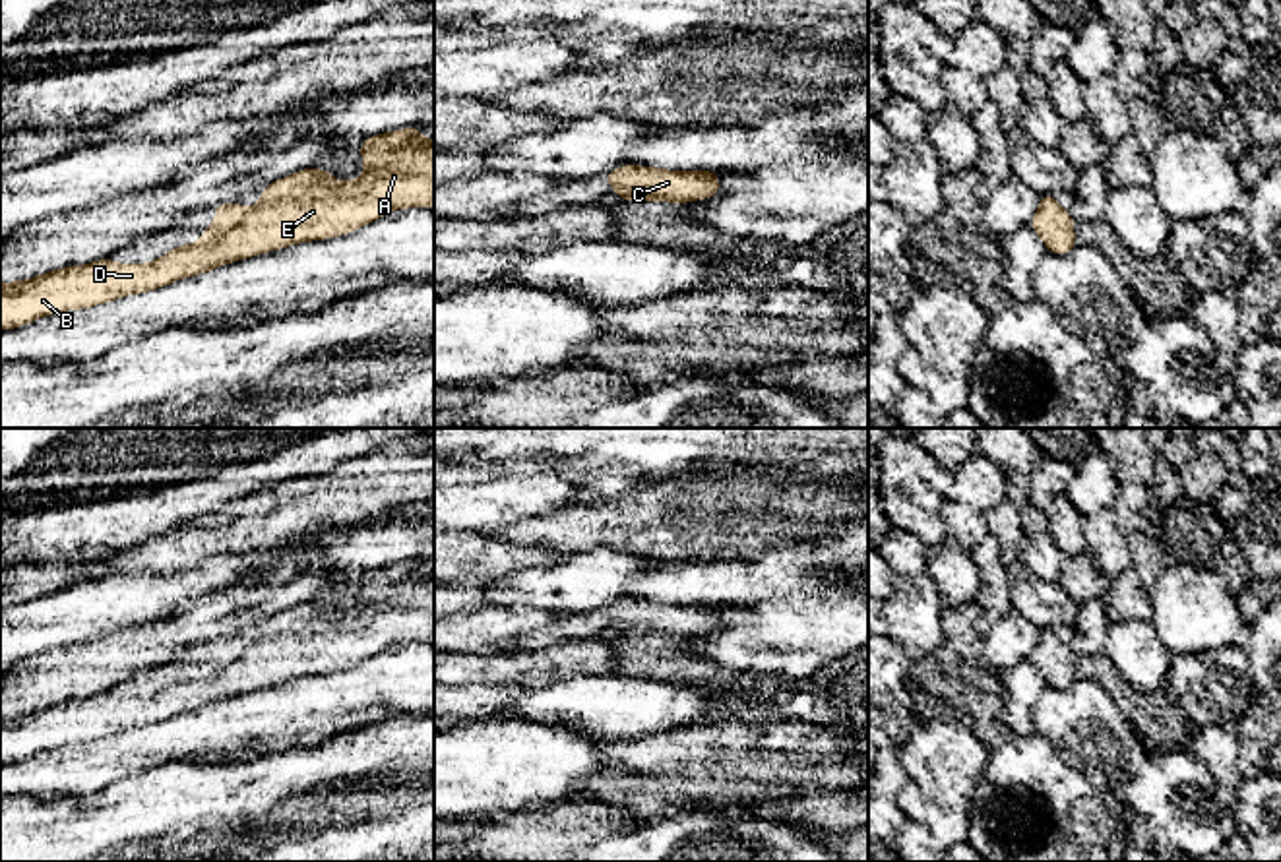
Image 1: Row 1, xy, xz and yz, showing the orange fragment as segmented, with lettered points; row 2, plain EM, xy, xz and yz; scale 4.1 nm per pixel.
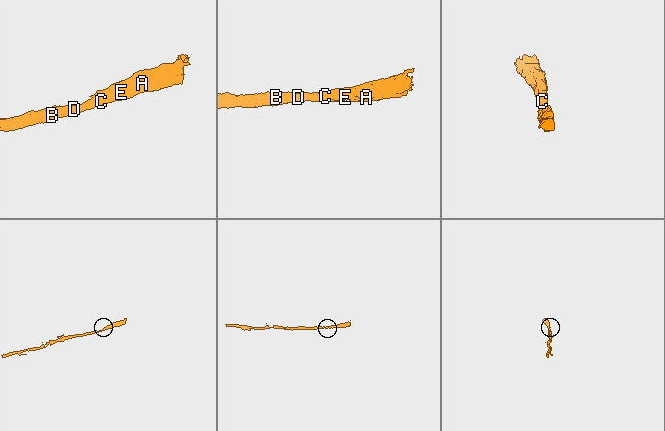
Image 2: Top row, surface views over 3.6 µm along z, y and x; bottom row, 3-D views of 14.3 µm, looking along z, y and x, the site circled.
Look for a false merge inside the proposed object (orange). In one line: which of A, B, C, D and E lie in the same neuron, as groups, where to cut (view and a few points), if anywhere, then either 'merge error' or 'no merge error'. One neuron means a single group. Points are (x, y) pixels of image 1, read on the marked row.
groups A B C D E; cut none; no merge error

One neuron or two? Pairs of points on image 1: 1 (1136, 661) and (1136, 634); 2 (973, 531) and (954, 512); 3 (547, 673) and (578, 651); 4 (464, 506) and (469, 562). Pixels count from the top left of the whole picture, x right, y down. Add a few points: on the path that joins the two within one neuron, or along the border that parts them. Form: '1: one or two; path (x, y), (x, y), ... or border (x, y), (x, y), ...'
1: one; path (1136, 655), (1136, 640)
2: one; path (969, 527), (958, 516)
3: one; path (555, 665), (570, 659)
4: two; border (456, 529), (475, 529), (481, 533)

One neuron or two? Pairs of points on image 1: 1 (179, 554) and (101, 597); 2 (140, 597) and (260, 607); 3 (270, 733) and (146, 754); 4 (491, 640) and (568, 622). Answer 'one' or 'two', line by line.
1: two
2: two
3: one
4: one

